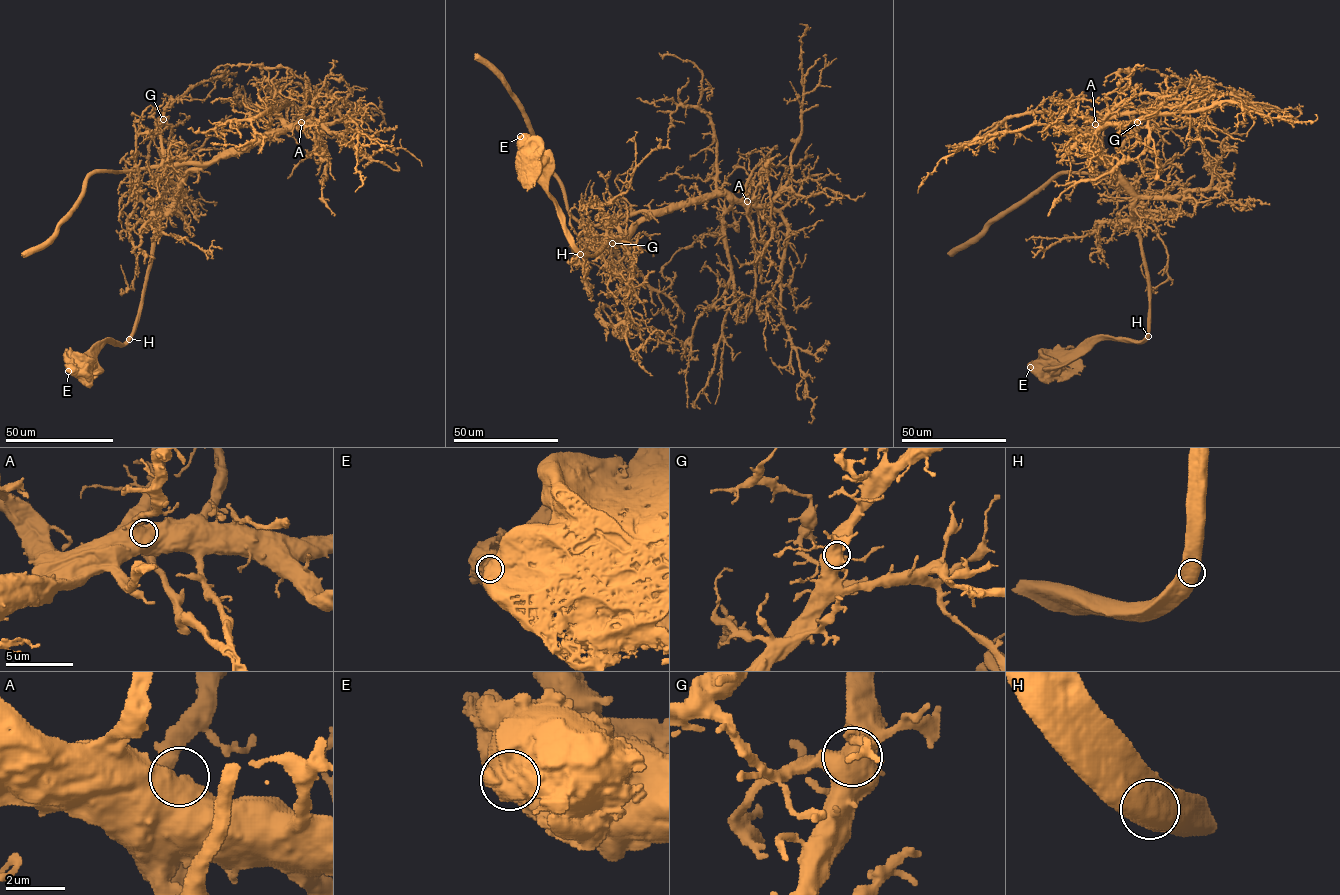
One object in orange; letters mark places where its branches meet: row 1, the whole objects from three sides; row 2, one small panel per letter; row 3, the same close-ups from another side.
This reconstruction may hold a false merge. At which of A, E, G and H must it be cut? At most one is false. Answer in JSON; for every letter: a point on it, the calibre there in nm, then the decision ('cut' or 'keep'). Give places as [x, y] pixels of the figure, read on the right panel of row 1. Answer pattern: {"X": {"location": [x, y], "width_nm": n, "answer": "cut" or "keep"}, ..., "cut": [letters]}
{"A": {"location": [1095, 124], "width_nm": 550, "answer": "keep"}, "E": {"location": [1030, 367], "width_nm": 800, "answer": "keep"}, "G": {"location": [1137, 122], "width_nm": 800, "answer": "keep"}, "H": {"location": [1148, 336], "width_nm": 900, "answer": "keep"}, "cut": []}

